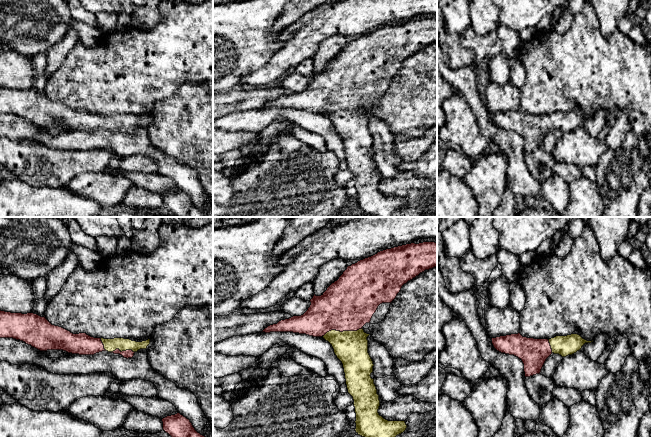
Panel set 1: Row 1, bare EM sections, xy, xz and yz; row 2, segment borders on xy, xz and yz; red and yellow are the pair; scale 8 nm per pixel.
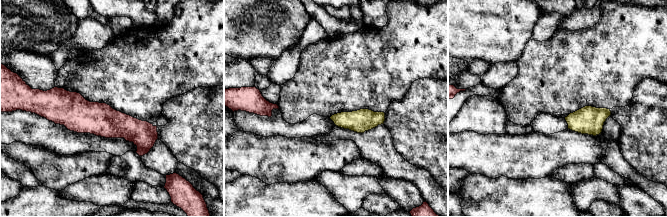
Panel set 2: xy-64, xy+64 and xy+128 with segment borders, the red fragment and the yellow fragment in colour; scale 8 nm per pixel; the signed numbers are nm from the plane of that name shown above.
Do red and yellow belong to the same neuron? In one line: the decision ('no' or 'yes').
yes

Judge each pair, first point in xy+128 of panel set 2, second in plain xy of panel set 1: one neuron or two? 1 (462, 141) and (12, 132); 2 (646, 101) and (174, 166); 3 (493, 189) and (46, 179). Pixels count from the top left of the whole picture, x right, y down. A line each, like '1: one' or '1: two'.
1: two
2: two
3: two

